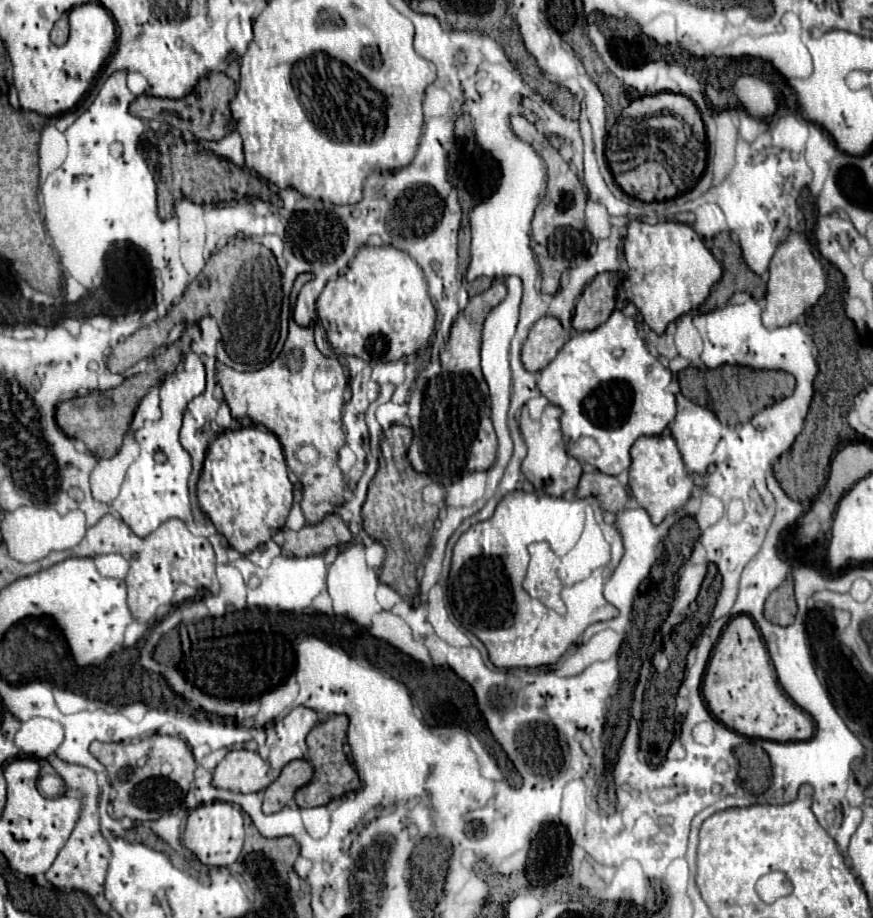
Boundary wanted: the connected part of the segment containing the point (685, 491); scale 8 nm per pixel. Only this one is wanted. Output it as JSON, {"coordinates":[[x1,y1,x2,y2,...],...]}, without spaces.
{"coordinates":[[639,436,631,446,629,488,641,508,647,510,653,524,661,524,669,514,681,510,695,488,693,476,685,470,683,458,673,436]]}

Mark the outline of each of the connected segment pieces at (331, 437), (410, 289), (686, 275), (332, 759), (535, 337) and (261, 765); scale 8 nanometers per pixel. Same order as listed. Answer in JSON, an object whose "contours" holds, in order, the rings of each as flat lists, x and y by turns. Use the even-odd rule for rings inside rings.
{"contours":[[[289,324,289,336,281,354,261,370,235,372,217,362,217,380,233,418,247,416,279,438,287,466,303,486,301,510,307,522,317,524,331,514,335,506,343,504,347,486,337,466,337,456,345,444,341,408,347,376,339,360,327,358,317,350,311,326]],[[361,246,349,270,323,288,317,298,317,316,335,350,365,362,393,362,415,354,429,342,437,310,429,298,423,270,407,252,393,246]],[[631,220,623,242,623,256,629,266,625,284,629,300,655,334,663,334,667,324,703,304,723,274,721,264,705,248,697,232,681,222,645,224]],[[333,714,325,722,319,722,307,736,307,746,309,746,309,760,315,768,315,774,309,784,297,790,295,802,301,808,313,808,313,806,323,806,333,798,343,796,345,792,353,790,353,766,347,762,347,756,343,752,345,744,345,732,347,732,349,720,343,714],[341,762,343,762,343,772,341,772]],[[541,318,535,322,535,326,529,332,529,338,523,344,521,362,529,372,539,372,557,356,565,340,567,334,557,318]],[[231,750,213,770,211,784,233,792,259,792,273,782,271,766,249,750]]]}

